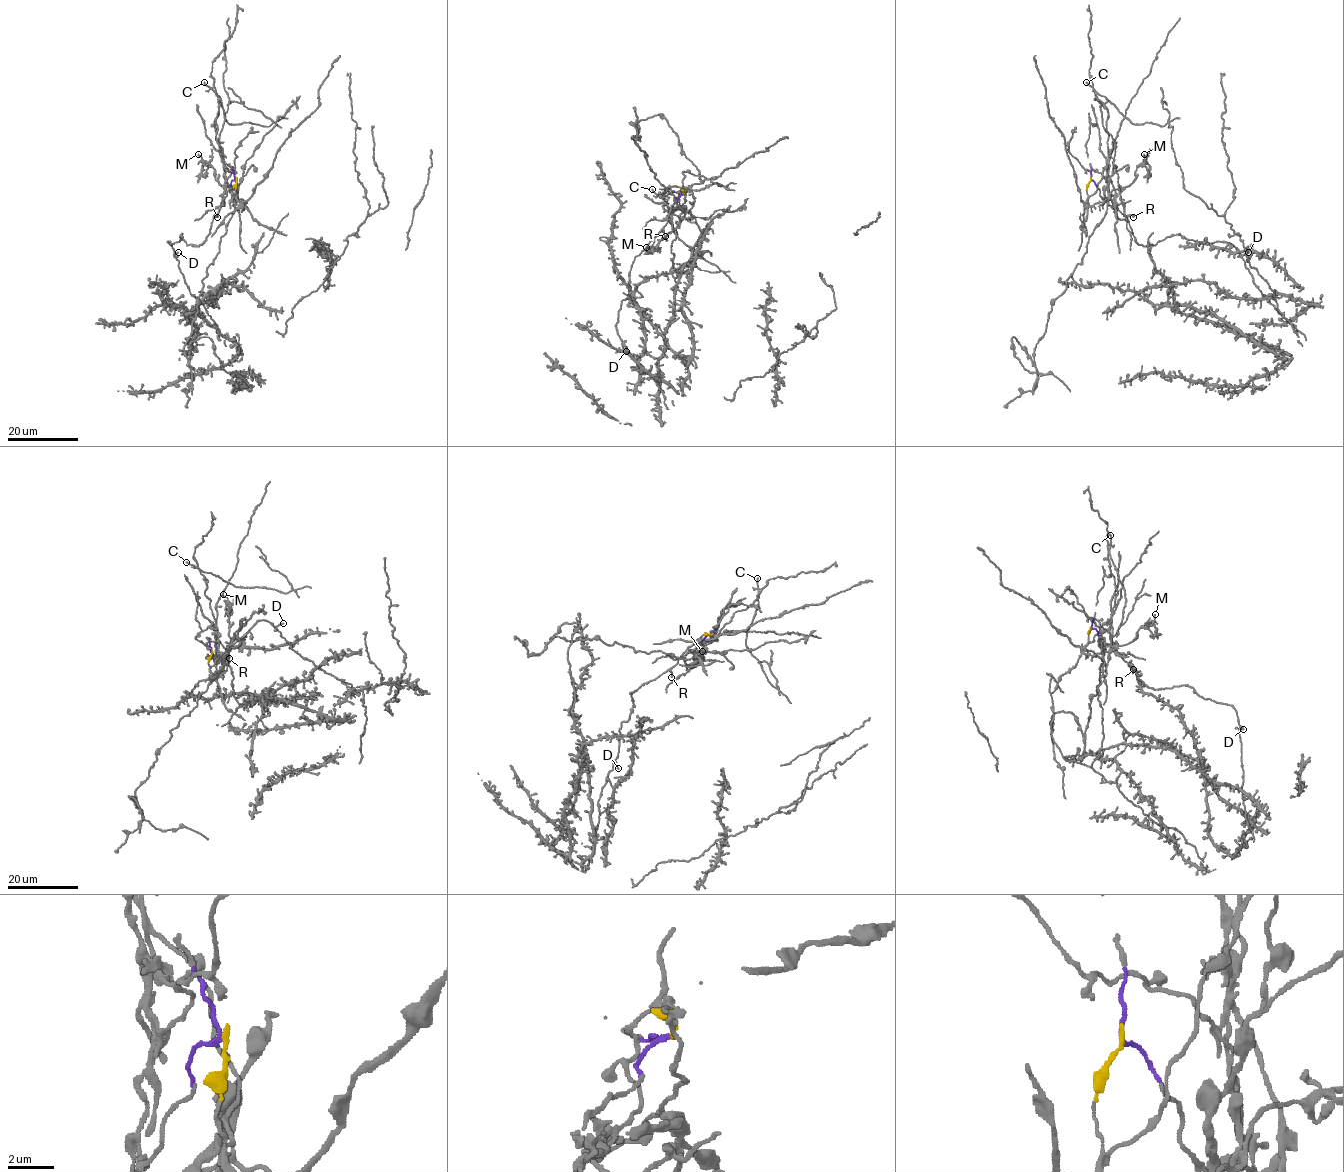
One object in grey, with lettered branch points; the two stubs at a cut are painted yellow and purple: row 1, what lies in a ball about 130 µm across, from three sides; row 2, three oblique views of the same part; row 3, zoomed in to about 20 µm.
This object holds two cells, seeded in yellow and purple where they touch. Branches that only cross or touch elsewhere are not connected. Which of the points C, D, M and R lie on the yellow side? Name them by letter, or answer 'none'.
C, M

